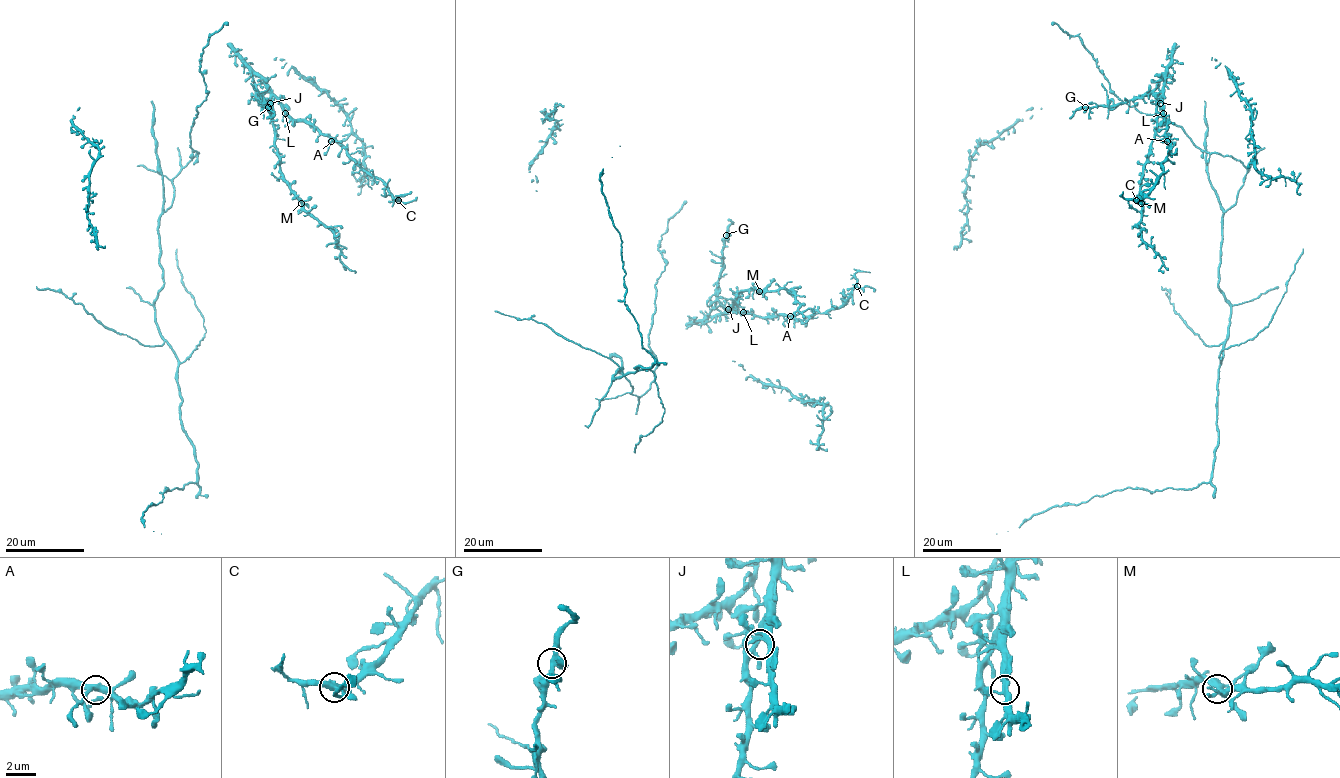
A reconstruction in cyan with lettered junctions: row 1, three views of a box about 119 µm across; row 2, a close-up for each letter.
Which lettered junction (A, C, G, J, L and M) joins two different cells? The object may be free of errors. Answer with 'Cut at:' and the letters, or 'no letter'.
Cut at: no letter

